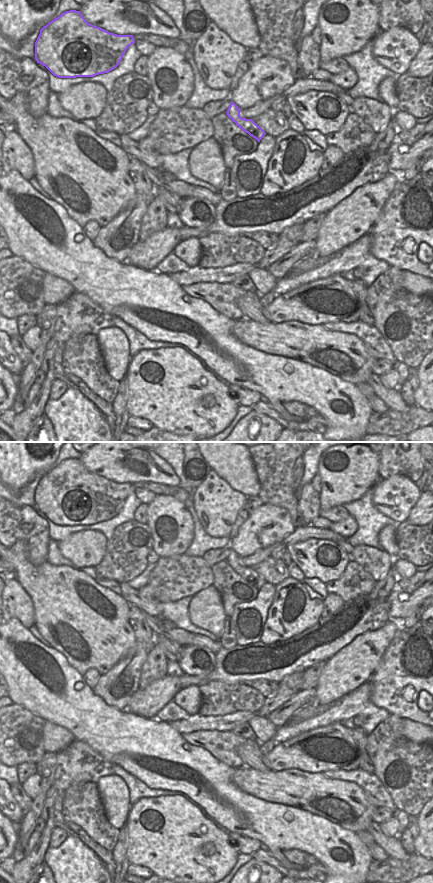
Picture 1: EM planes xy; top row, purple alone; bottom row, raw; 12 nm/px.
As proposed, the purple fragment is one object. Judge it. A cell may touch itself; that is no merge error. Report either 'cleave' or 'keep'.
keep

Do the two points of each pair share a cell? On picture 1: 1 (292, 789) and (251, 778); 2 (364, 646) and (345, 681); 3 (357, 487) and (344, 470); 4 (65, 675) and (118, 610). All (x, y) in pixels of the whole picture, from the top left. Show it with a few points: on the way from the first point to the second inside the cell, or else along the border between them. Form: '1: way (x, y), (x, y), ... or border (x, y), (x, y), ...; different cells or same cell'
1: way (282, 787), (261, 784); same cell
2: way (363, 655), (346, 672); same cell
3: way (353, 483), (346, 474); same cell
4: border (55, 649), (82, 675); different cells

